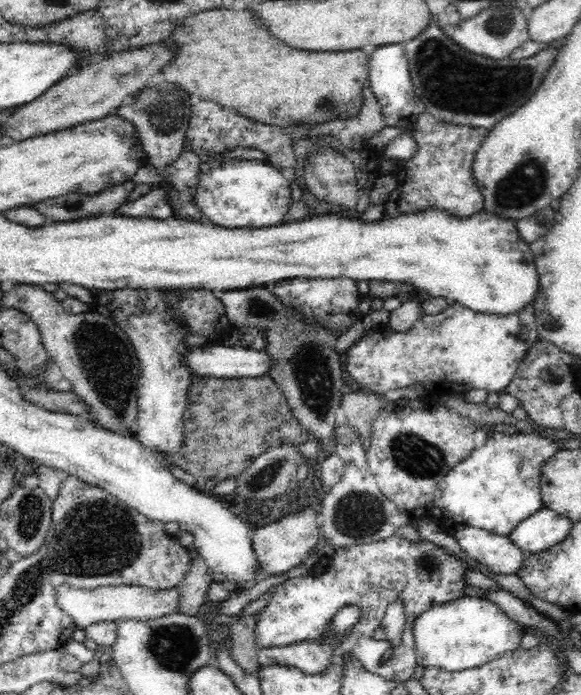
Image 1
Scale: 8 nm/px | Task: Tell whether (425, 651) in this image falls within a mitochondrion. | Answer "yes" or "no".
no

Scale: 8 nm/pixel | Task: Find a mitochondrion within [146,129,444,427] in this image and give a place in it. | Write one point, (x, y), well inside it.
(311, 361)

